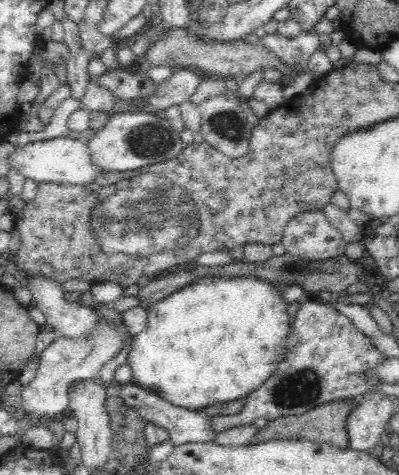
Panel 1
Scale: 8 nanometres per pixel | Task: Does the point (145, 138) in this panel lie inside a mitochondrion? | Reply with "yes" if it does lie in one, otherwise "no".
yes

